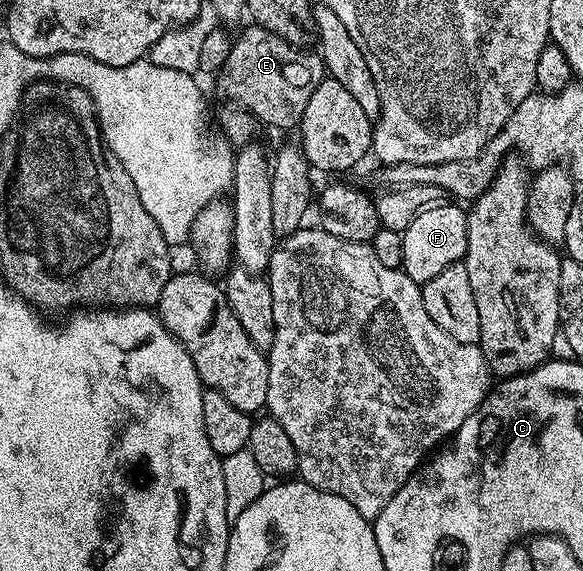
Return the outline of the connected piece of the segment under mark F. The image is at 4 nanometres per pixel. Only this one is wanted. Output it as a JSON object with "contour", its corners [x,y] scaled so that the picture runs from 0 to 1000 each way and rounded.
{"contour":[[[786,356],[734,363],[734,370],[720,370],[720,377],[714,377],[714,384],[707,384],[688,410],[693,440],[688,473],[700,482],[700,489],[727,501],[741,482],[755,482],[762,468],[798,452],[803,429],[801,368]]]}

